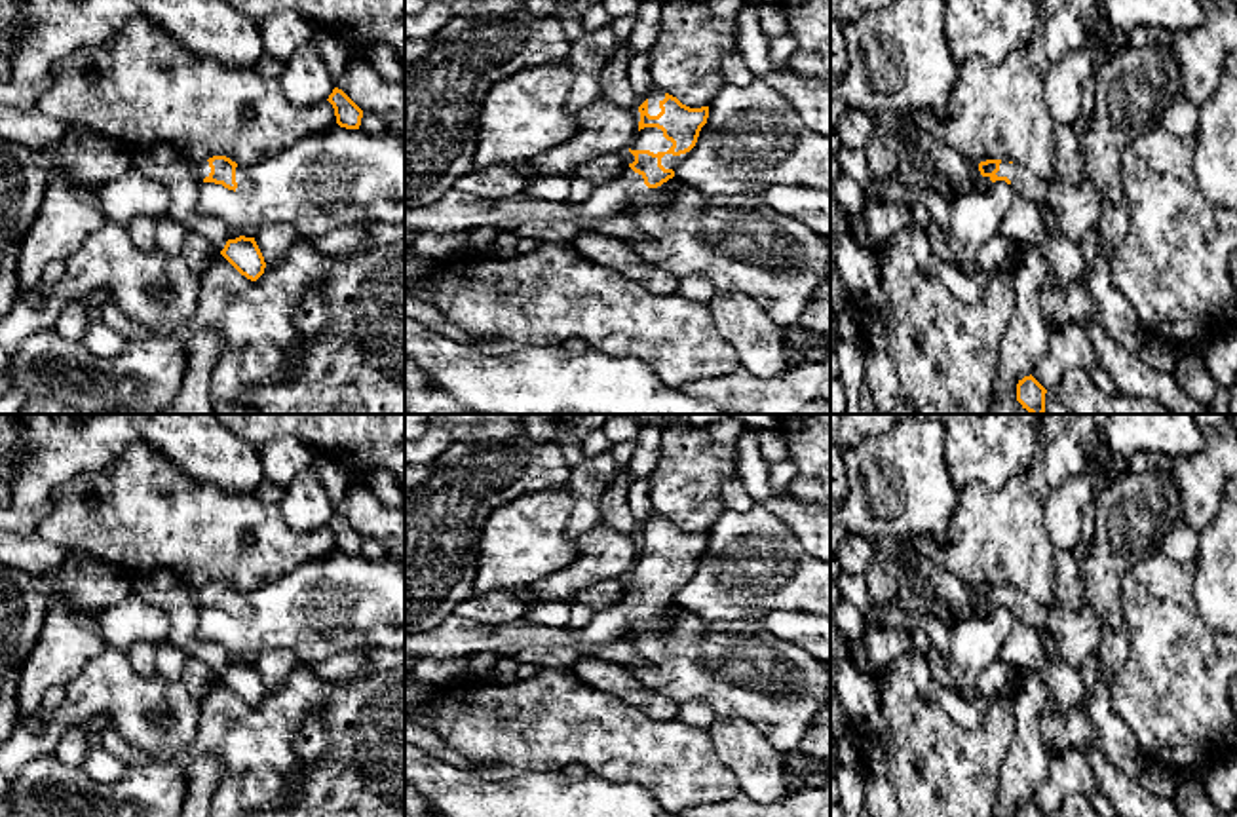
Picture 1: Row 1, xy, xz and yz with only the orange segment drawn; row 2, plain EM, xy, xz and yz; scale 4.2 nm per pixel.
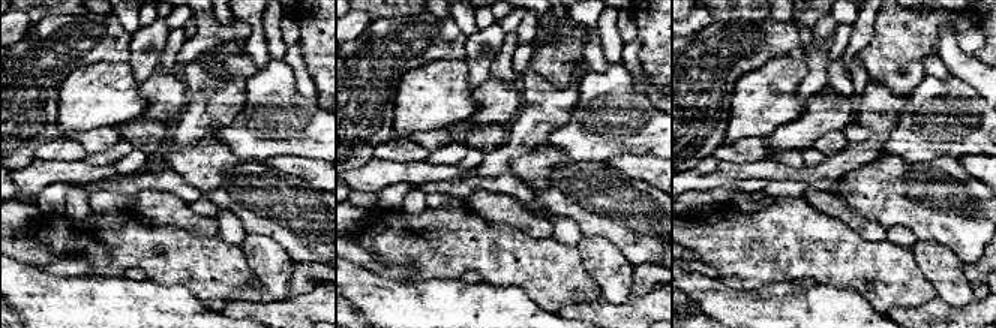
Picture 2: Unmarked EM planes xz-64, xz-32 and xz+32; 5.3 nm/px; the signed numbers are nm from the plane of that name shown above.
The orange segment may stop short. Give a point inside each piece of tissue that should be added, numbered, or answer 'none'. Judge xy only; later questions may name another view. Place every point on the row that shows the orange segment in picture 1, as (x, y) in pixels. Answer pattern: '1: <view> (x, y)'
1: xy (244, 179)

